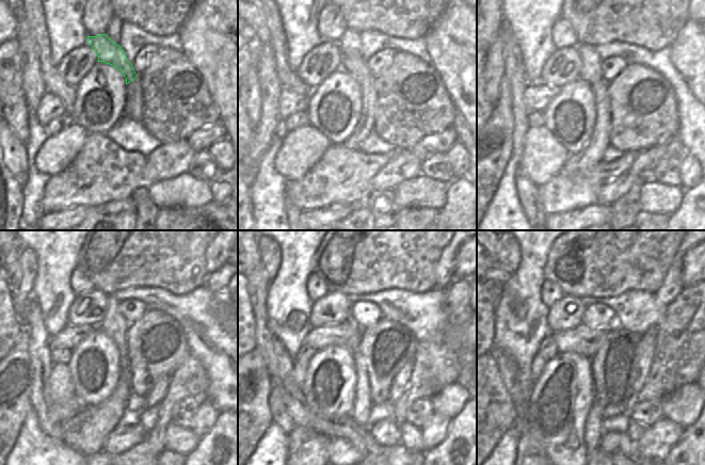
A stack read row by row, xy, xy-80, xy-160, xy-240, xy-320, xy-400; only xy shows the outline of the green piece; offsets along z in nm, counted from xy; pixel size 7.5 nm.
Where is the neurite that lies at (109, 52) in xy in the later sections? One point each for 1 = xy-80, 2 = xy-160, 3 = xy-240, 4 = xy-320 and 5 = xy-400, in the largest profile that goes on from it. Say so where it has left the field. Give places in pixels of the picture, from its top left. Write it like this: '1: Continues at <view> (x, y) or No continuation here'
1: Continues at xy-80 (356, 67)
2: Continues at xy-160 (592, 153)
3: Continues at xy-240 (86, 432)
4: Continues at xy-320 (308, 446)
5: Continues at xy-400 (528, 447)

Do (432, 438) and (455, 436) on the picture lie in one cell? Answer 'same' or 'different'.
different

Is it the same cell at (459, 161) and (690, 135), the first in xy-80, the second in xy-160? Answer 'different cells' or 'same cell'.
different cells

